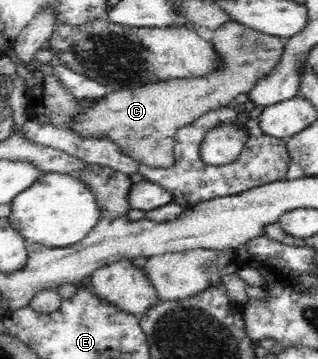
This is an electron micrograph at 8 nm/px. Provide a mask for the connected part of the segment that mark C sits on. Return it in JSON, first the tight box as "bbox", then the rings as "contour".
{"bbox":[72,19,285,167],"contour":[[[234,19],[213,32],[210,42],[219,66],[202,77],[154,80],[142,87],[108,93],[85,110],[72,125],[72,130],[86,136],[108,136],[118,143],[124,154],[150,167],[170,167],[175,160],[175,131],[208,111],[234,102],[236,95],[249,94],[256,83],[276,67],[285,50],[285,39],[260,32]]]}

